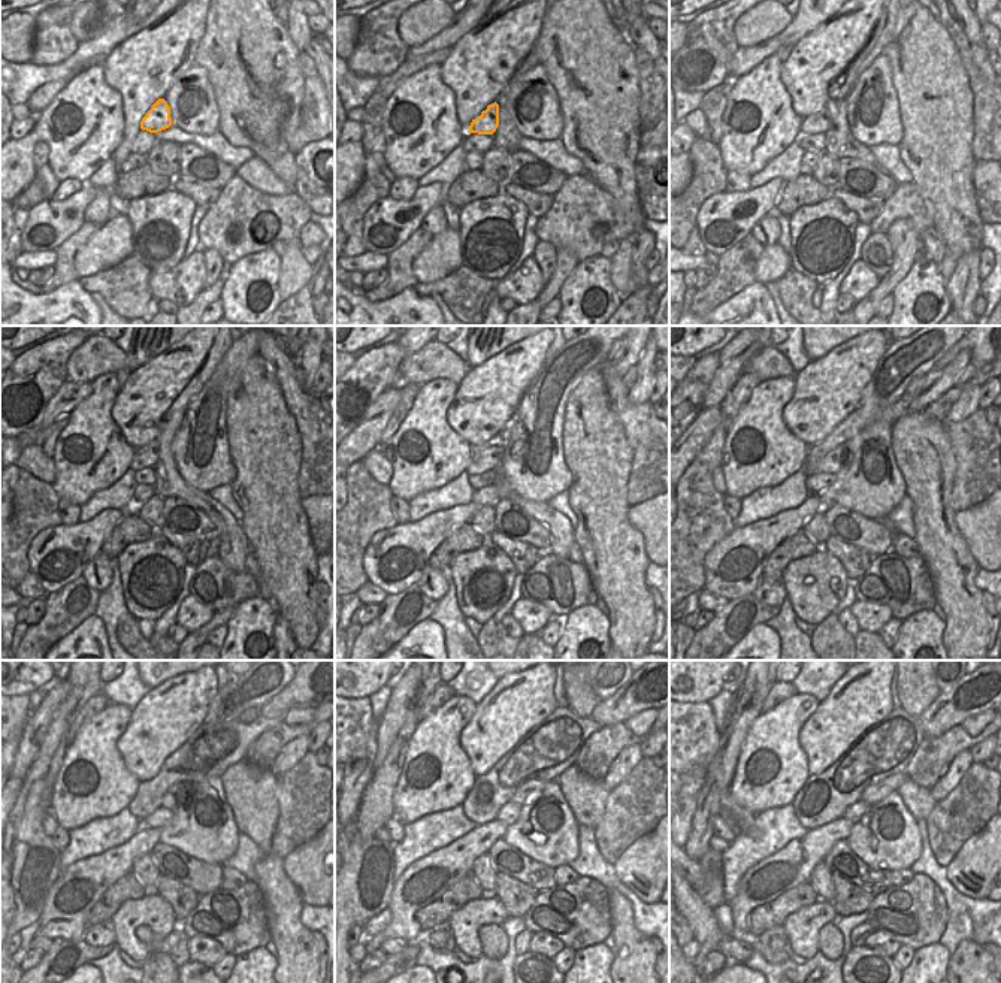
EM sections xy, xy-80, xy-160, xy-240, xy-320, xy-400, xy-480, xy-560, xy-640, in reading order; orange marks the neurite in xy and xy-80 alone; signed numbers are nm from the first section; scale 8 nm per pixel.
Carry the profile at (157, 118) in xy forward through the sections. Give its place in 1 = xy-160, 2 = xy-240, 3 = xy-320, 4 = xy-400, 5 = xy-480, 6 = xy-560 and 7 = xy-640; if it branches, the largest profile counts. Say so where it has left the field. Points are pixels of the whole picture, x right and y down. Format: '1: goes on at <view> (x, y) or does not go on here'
1: goes on at xy-160 (817, 123)
2: goes on at xy-240 (147, 456)
3: goes on at xy-320 (487, 457)
4: goes on at xy-400 (831, 463)
5: goes on at xy-480 (177, 795)
6: goes on at xy-560 (531, 791)
7: goes on at xy-640 (871, 795)

